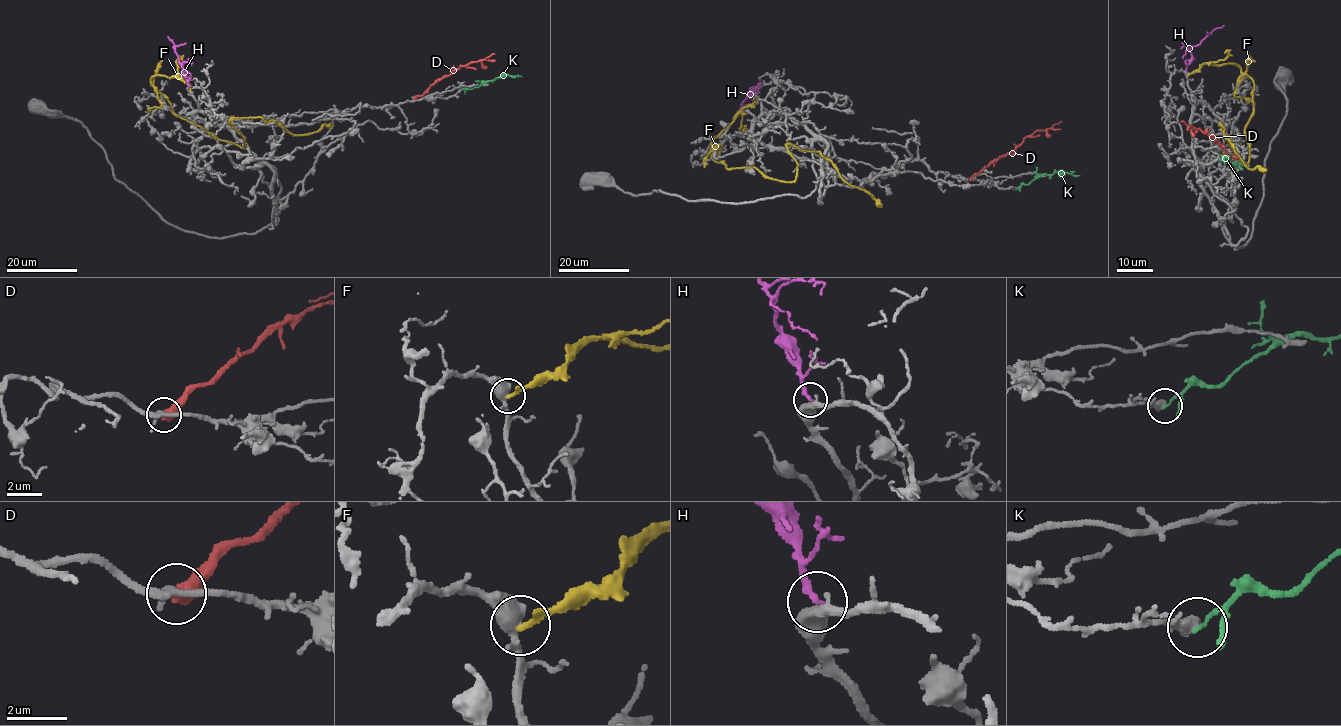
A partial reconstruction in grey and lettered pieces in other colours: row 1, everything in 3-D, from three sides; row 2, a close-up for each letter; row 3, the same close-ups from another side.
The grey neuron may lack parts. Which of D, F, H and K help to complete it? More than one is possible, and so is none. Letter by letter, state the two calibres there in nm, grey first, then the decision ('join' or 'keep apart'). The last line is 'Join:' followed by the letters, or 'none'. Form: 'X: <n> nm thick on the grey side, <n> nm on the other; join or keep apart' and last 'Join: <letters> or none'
D: 240 nm thick on the grey side, 500 nm on the other; keep apart
F: 400 nm thick on the grey side, 200 nm on the other; keep apart
H: 480 nm thick on the grey side, 190 nm on the other; join
K: 360 nm thick on the grey side, 110 nm on the other; keep apart
Join: H

